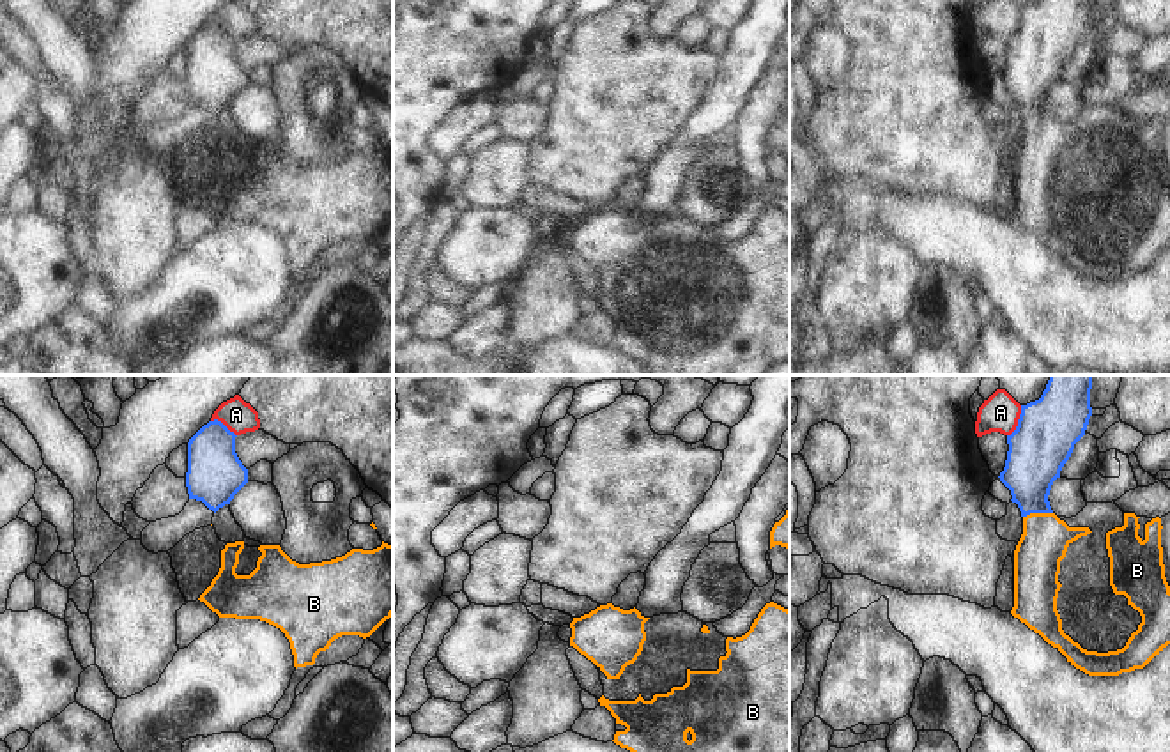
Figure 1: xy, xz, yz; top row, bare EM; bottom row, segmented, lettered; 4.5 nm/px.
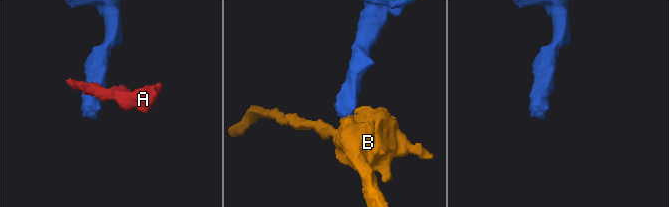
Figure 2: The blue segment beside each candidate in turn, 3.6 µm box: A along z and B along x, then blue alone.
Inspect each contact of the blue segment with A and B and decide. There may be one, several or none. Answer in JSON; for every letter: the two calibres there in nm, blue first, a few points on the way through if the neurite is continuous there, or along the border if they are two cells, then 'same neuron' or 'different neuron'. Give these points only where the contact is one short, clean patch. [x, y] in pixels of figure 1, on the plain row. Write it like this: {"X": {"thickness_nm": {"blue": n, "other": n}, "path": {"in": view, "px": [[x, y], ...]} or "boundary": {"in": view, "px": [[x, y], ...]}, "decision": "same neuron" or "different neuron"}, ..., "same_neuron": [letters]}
{"A": {"thickness_nm": {"blue": 280, "other": 160}, "boundary": {"in": "yz", "px": [[1022, 9], [1018, 29], [1008, 39]]}, "decision": "different neuron"}, "B": {"thickness_nm": {"blue": 260, "other": 220}, "path": {"in": "yz", "px": [[1036, 61], [1038, 115], [1045, 144]]}, "decision": "same neuron"}, "same_neuron": ["B"]}

